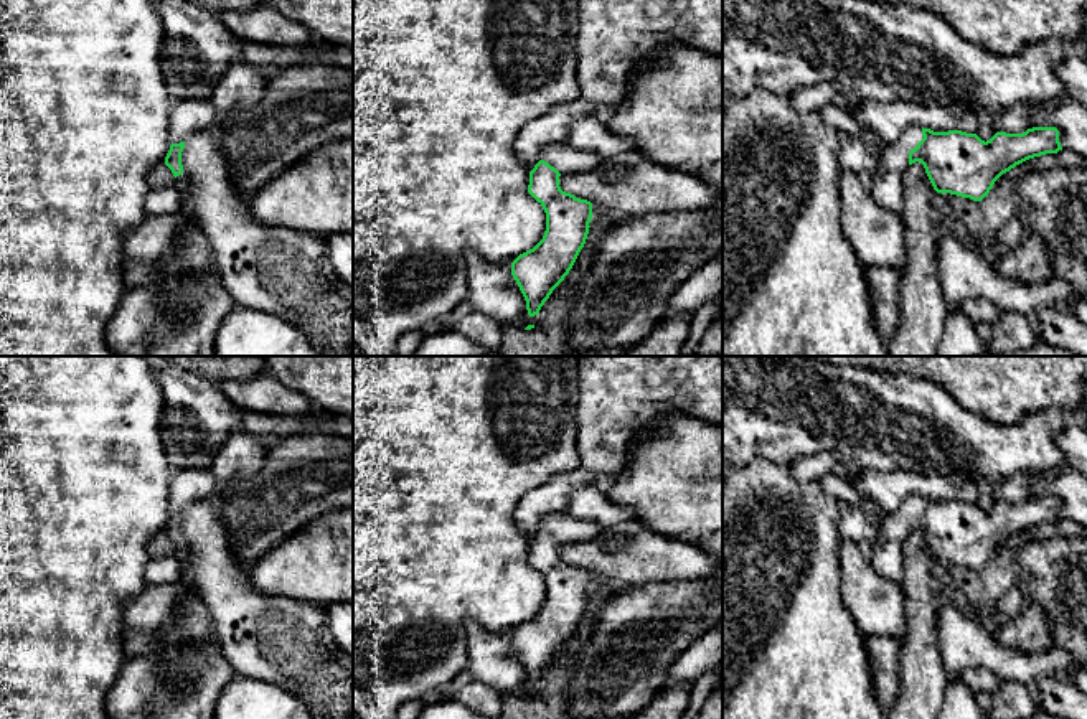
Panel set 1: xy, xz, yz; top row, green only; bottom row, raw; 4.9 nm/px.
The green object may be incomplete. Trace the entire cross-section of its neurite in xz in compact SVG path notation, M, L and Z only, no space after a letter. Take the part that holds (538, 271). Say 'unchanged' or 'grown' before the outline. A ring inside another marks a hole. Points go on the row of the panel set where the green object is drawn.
grown | M564 140L543 147L541 160L529 172L528 193L546 213L543 239L511 262L529 317L539 313L553 290L572 269L589 234L592 203L566 193L559 186L564 173L589 172L602 158L569 147Z

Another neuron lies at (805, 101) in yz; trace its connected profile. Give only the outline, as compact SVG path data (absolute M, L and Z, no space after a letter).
M821 82L792 94L792 107L800 114L820 110L825 104L833 102L841 89L835 82Z

